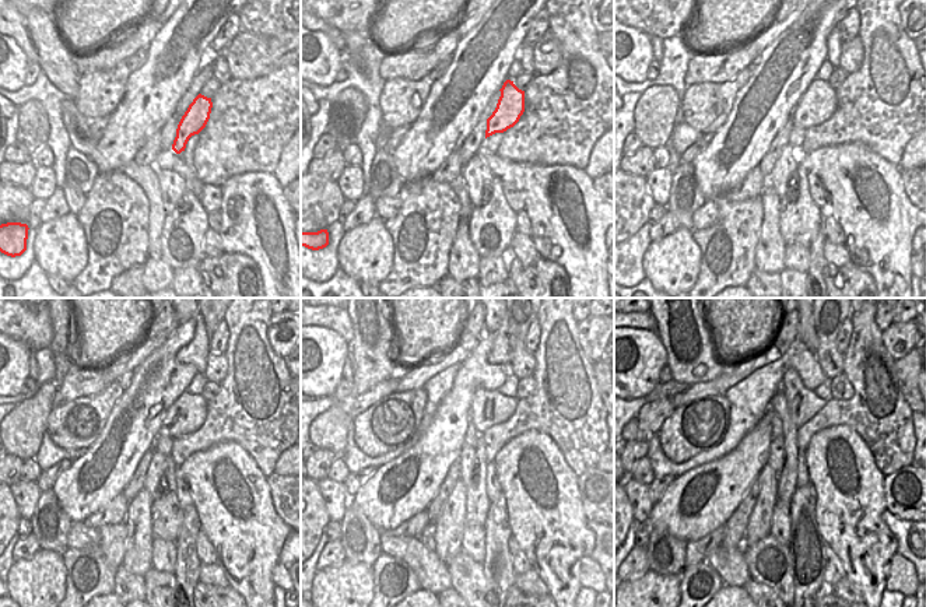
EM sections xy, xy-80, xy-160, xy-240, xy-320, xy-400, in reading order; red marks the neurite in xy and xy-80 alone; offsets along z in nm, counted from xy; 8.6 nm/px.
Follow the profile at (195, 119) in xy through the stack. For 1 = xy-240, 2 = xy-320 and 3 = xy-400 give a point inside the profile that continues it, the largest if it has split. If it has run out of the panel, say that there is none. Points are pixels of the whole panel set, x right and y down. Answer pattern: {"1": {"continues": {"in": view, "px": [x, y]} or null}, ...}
{"1": {"continues": {"in": "xy-240", "px": [188, 414]}}, "2": {"continues": {"in": "xy-320", "px": [488, 407]}}, "3": {"continues": {"in": "xy-400", "px": [803, 404]}}}

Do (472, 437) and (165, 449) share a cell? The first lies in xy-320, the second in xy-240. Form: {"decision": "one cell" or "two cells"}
{"decision": "one cell"}

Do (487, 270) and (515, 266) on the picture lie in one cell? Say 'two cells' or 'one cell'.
two cells

